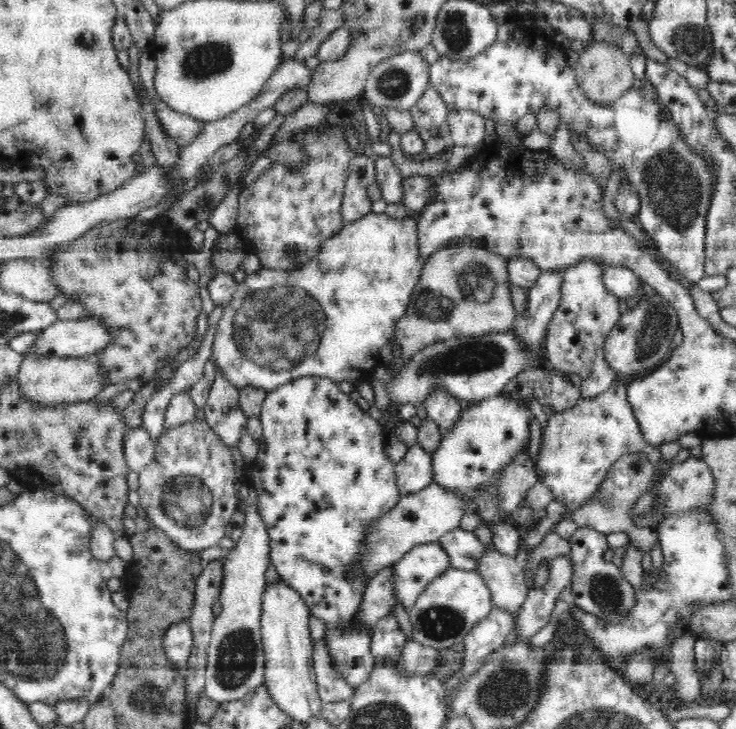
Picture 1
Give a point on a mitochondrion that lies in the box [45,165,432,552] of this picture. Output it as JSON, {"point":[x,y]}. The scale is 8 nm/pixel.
{"point":[276,329]}

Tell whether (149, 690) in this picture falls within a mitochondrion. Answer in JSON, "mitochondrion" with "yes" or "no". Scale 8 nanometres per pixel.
{"mitochondrion":"yes"}

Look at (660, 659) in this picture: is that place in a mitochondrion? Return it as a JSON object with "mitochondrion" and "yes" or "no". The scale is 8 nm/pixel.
{"mitochondrion":"no"}

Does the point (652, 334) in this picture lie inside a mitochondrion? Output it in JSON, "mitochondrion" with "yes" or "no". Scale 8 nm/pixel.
{"mitochondrion":"yes"}

